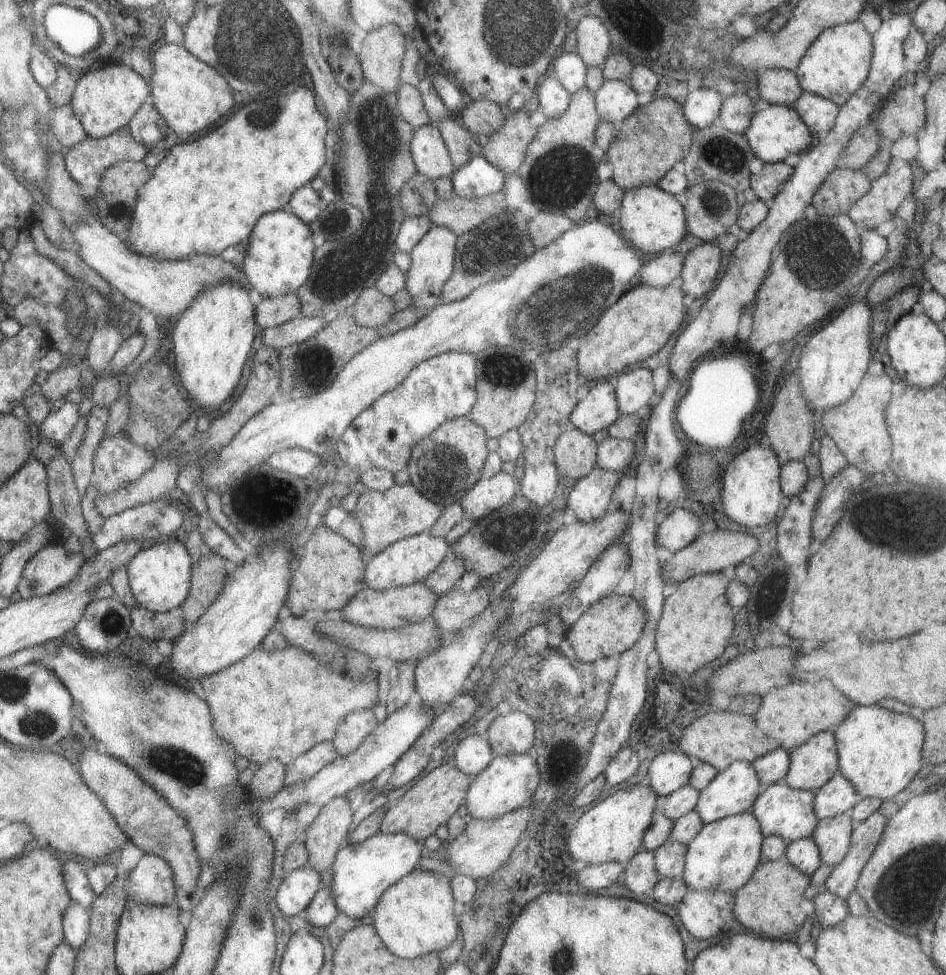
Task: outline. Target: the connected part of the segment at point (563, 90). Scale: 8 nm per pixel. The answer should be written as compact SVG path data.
M544 76L538 88L539 108L546 118L560 116L570 104L571 92L556 79Z

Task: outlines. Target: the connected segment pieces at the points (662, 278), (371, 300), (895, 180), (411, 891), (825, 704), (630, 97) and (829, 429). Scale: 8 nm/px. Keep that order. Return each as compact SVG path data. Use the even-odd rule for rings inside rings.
M666 250L658 256L649 257L637 272L640 282L651 287L663 287L681 276L687 253Z
M368 287L359 292L353 306L352 318L361 327L377 328L395 313L393 298L383 295L376 288Z
M892 157L886 172L880 178L872 181L870 190L858 202L855 202L847 212L850 220L861 229L876 229L885 220L890 220L906 196L910 192L914 192L912 177L910 163L904 159Z
M415 868L412 872L397 880L380 897L378 904L372 909L372 925L376 928L378 937L382 940L384 947L400 959L416 959L422 954L435 951L438 953L444 948L452 945L458 936L459 916L456 916L453 904L469 903L476 894L477 881L468 875L454 875L452 880L438 871L427 871Z
M828 680L818 682L790 682L782 688L768 692L764 698L760 696L735 696L727 710L741 715L753 717L756 726L766 736L776 739L780 747L792 750L804 744L812 735L827 731L840 724L854 708L854 704Z
M608 79L594 92L596 110L602 121L626 120L638 108L637 92L625 81Z
M866 374L860 382L860 388L856 388L850 400L825 410L818 417L826 430L826 435L830 436L838 450L844 453L849 464L860 468L871 477L874 472L884 470L890 462L892 444L888 428L884 424L884 408L890 400L890 394L892 394L892 380L886 374L882 376Z

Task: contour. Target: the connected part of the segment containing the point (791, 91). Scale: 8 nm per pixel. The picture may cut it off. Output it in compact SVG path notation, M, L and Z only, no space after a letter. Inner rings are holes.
M768 69L757 78L756 88L759 98L771 105L790 107L804 92L795 71Z

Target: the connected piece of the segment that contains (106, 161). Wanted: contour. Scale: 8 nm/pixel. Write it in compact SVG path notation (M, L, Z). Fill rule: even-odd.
M124 126L124 128L109 134L107 137L97 139L87 136L82 142L79 142L69 150L65 158L65 167L72 180L75 180L78 186L88 191L95 191L100 184L104 171L108 167L120 161L142 161L148 154L148 149L148 146L138 142L130 134L129 128Z

